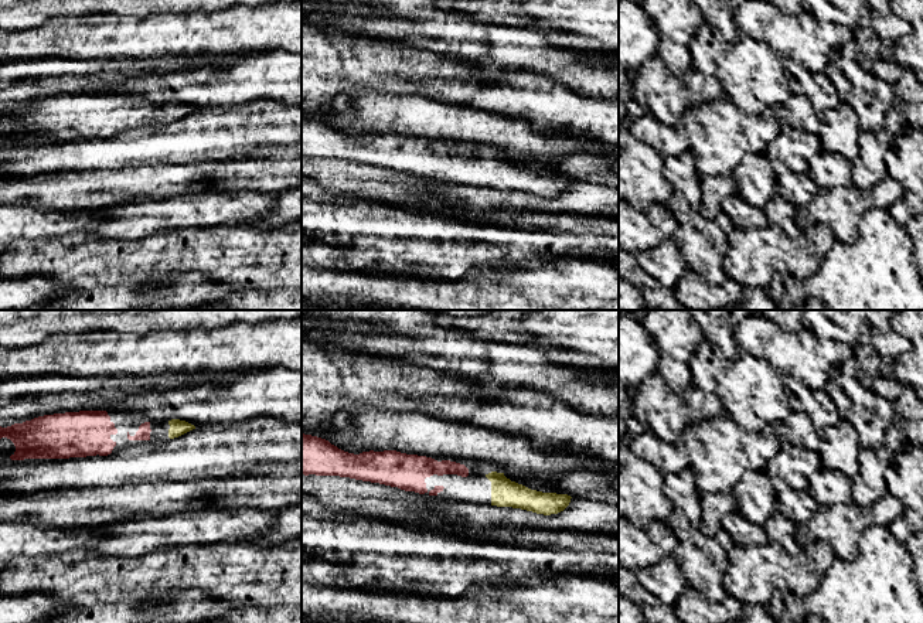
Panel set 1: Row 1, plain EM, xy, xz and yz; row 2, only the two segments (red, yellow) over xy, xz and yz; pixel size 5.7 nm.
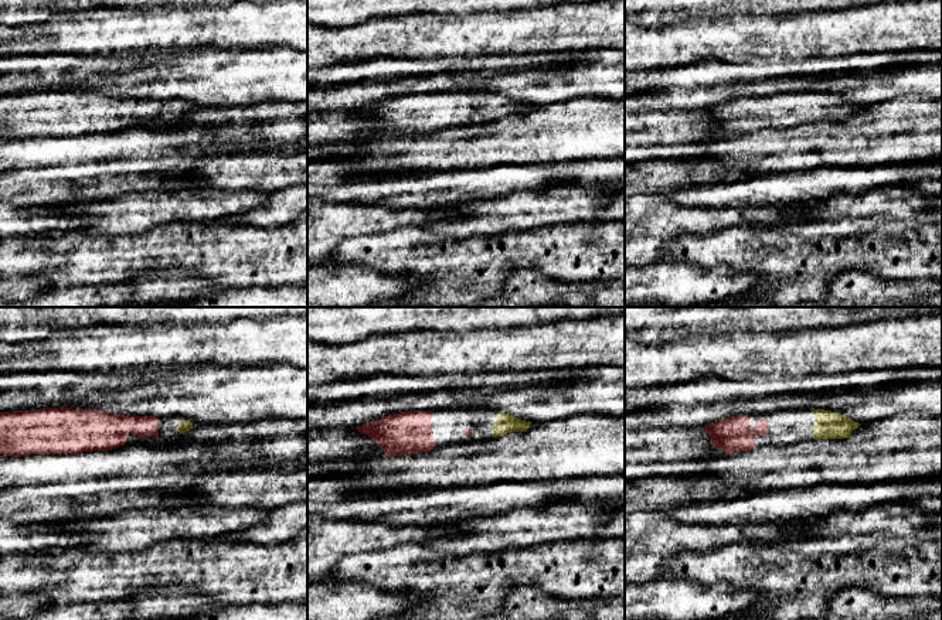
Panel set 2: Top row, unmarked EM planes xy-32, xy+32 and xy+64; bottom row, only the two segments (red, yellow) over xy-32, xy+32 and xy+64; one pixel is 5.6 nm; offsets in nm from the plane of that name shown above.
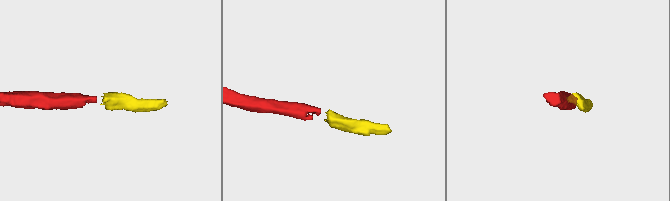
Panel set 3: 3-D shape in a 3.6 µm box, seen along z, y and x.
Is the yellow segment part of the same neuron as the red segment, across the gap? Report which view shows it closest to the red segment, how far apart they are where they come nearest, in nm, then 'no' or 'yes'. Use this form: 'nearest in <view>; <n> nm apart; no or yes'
nearest in xy; 100 nm apart; yes

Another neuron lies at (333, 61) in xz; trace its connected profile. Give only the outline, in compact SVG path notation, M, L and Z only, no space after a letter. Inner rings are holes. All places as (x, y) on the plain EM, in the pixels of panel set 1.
M302 18L302 116L314 118L328 109L347 89L365 89L399 96L422 96L510 119L524 119L538 132L566 132L593 137L619 149L619 99L580 95L558 81L528 72L528 89L512 91L490 82L471 64L416 50L399 42L385 42L327 28L320 18Z

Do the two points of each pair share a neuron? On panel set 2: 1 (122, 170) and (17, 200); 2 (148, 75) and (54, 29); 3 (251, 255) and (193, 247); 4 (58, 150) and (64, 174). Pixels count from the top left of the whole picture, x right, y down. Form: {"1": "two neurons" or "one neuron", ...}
{"1": "one neuron", "2": "two neurons", "3": "one neuron", "4": "two neurons"}

